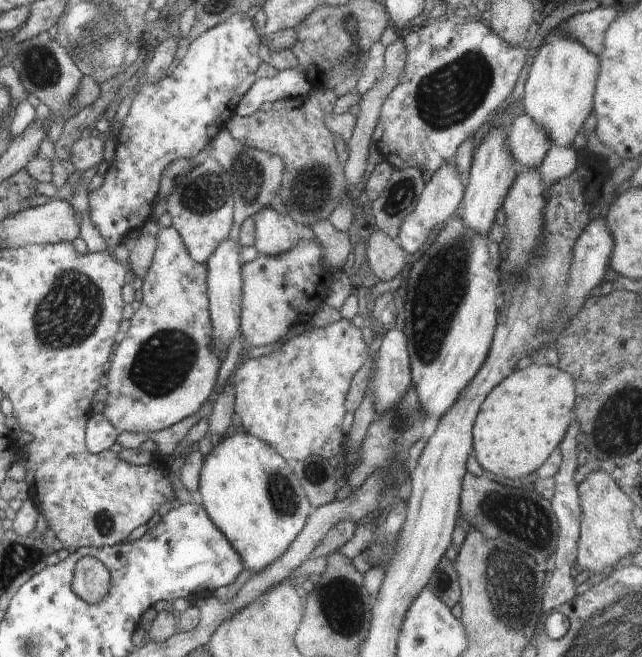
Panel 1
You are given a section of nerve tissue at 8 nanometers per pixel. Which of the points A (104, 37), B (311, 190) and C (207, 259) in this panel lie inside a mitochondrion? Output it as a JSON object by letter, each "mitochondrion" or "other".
{"A":"mitochondrion","B":"mitochondrion","C":"other"}

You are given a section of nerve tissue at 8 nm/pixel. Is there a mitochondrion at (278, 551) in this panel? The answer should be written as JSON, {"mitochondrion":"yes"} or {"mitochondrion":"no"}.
{"mitochondrion":"no"}

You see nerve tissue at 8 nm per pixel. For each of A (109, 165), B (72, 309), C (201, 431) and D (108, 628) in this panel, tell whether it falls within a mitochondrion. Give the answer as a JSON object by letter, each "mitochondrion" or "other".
{"A":"other","B":"mitochondrion","C":"other","D":"other"}

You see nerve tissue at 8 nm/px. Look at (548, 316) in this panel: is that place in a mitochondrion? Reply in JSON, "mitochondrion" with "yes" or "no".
{"mitochondrion":"yes"}

